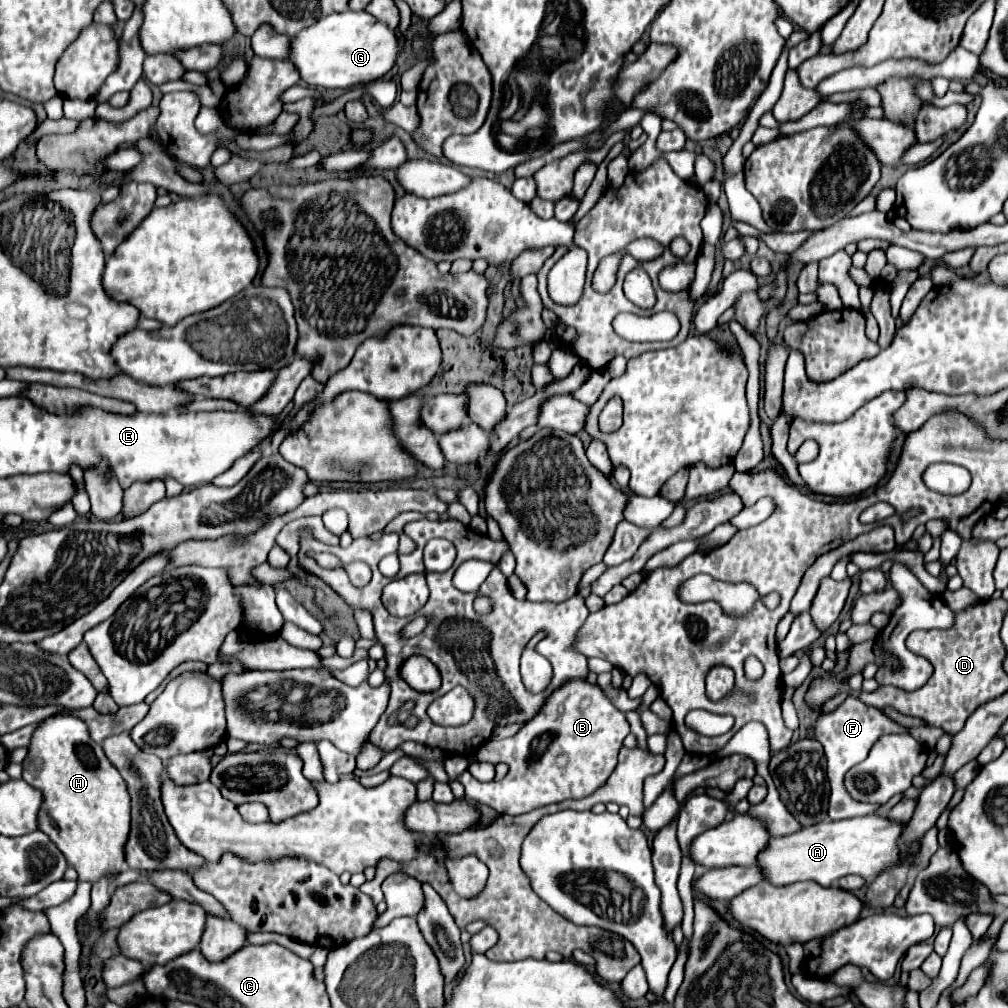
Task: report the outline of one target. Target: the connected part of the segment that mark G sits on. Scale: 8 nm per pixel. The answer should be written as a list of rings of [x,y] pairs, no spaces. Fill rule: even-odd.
[[[345,10],[341,14],[329,14],[317,24],[303,28],[289,42],[289,60],[295,64],[301,80],[319,88],[351,88],[355,84],[367,84],[387,74],[401,52],[401,38],[397,30],[391,30],[385,22],[373,18],[367,12]]]

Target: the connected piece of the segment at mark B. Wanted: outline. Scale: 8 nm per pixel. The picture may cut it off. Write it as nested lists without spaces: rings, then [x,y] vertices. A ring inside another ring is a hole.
[[[569,680],[565,686],[557,688],[541,708],[541,712],[523,724],[523,728],[513,736],[505,740],[491,738],[479,748],[479,762],[505,762],[509,766],[509,772],[503,780],[493,782],[479,782],[469,772],[459,776],[459,782],[465,786],[465,794],[469,800],[491,806],[497,814],[525,814],[533,808],[541,808],[545,804],[563,802],[569,798],[585,798],[593,794],[605,780],[611,776],[613,768],[617,766],[617,754],[621,750],[621,744],[627,734],[631,732],[631,726],[621,710],[617,710],[611,700],[605,696],[605,692],[595,684],[589,684],[587,680]]]

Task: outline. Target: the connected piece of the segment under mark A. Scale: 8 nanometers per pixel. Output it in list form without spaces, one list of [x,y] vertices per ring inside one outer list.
[[[861,816],[837,822],[821,822],[807,828],[799,828],[789,836],[771,838],[769,844],[757,856],[757,866],[765,872],[767,882],[775,886],[787,886],[801,880],[813,880],[821,886],[835,886],[839,878],[857,874],[865,880],[873,880],[881,870],[899,862],[899,834],[903,824],[885,816]]]

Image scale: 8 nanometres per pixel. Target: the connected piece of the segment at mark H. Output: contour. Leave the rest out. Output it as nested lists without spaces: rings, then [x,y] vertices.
[[[55,714],[39,722],[31,736],[27,756],[23,760],[23,780],[43,794],[41,812],[37,814],[37,824],[63,852],[67,862],[79,872],[79,880],[97,882],[105,872],[117,874],[125,862],[125,842],[129,838],[131,822],[131,798],[127,786],[117,772],[117,768],[105,756],[101,744],[91,740],[87,724],[77,716]]]

